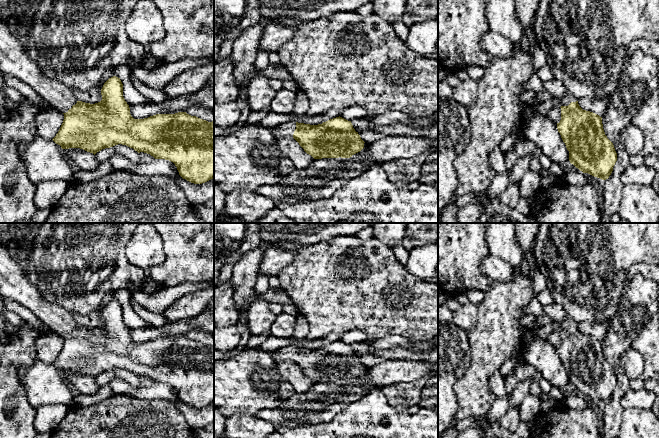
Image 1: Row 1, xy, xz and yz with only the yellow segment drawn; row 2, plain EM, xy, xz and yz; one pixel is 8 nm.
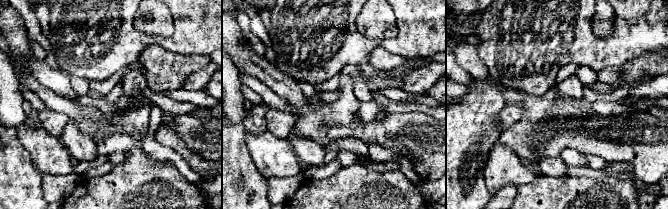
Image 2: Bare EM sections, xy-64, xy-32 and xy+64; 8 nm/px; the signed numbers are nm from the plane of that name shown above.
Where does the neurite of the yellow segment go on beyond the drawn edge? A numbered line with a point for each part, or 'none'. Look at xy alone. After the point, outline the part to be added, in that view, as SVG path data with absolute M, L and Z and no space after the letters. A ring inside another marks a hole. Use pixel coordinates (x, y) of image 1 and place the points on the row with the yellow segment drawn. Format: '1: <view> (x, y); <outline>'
1: xy (14, 61); M0 20L0 68L30 85L52 108L68 112L77 99L72 90L58 80L47 77L25 52L5 22Z

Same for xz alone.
1: xz (287, 129); M290 121L275 127L273 130L278 132L281 136L293 137L296 129L296 121Z

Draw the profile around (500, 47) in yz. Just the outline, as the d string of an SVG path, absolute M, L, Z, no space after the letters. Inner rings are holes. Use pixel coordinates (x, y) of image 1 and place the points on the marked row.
M488 31L480 40L481 49L495 59L507 59L515 54L513 42L499 32Z

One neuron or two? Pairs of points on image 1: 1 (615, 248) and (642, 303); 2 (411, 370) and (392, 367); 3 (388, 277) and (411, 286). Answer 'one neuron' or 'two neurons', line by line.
1: two neurons
2: one neuron
3: one neuron

